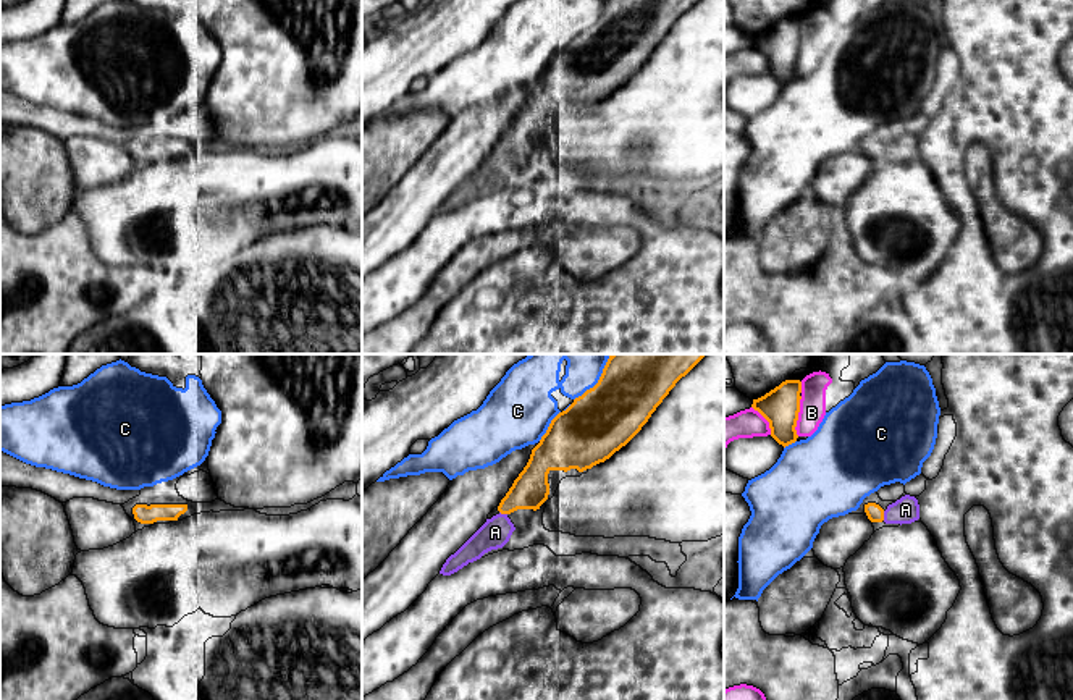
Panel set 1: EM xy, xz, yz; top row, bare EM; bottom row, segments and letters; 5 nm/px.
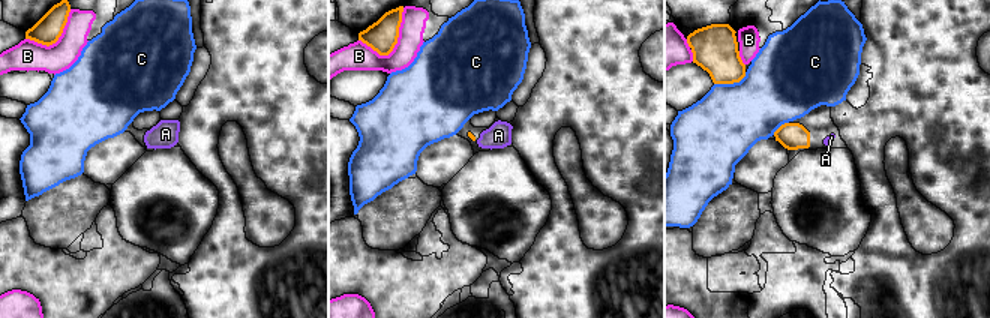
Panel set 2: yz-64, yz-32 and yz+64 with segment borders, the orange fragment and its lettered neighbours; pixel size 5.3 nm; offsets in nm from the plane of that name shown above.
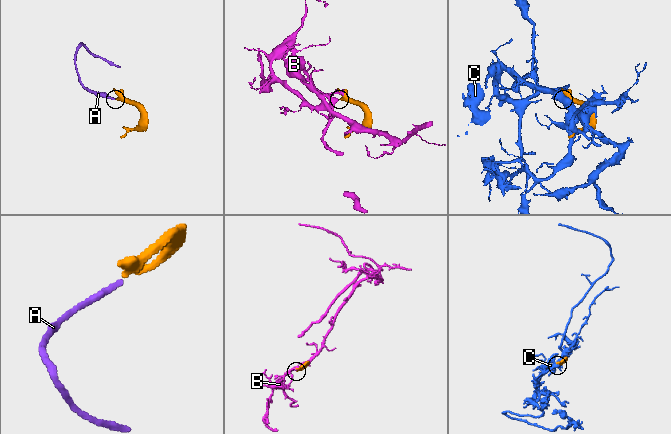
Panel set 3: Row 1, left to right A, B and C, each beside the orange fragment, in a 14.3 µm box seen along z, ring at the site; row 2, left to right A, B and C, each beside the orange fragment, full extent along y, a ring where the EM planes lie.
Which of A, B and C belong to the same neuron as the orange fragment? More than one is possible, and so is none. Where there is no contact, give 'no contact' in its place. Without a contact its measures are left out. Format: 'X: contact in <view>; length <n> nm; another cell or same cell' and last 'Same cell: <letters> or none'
A: contact in yz; length 50 nm; same cell
B: contact in yz; length 200 nm; another cell
C: contact in xz; length 260 nm; another cell
Same cell: A

